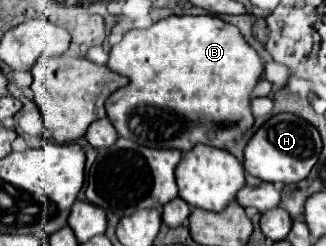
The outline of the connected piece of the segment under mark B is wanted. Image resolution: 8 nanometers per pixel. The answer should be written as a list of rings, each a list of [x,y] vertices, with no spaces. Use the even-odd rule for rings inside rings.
[[[168,16],[146,30],[130,30],[112,46],[106,64],[112,72],[126,76],[128,86],[116,90],[106,102],[106,116],[122,138],[134,140],[148,148],[190,150],[194,144],[210,144],[224,148],[226,142],[244,134],[252,124],[250,94],[258,84],[264,62],[246,42],[240,30],[216,16]]]

